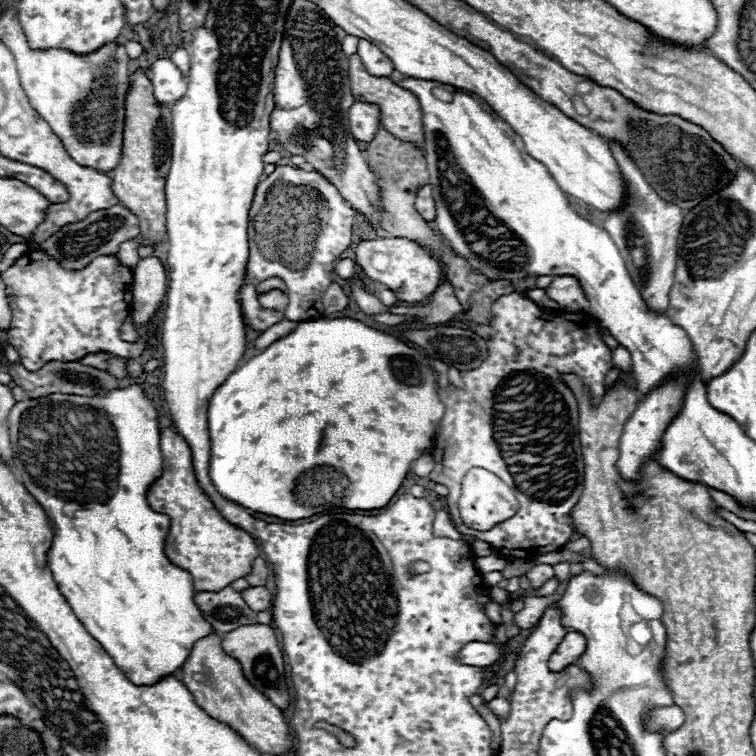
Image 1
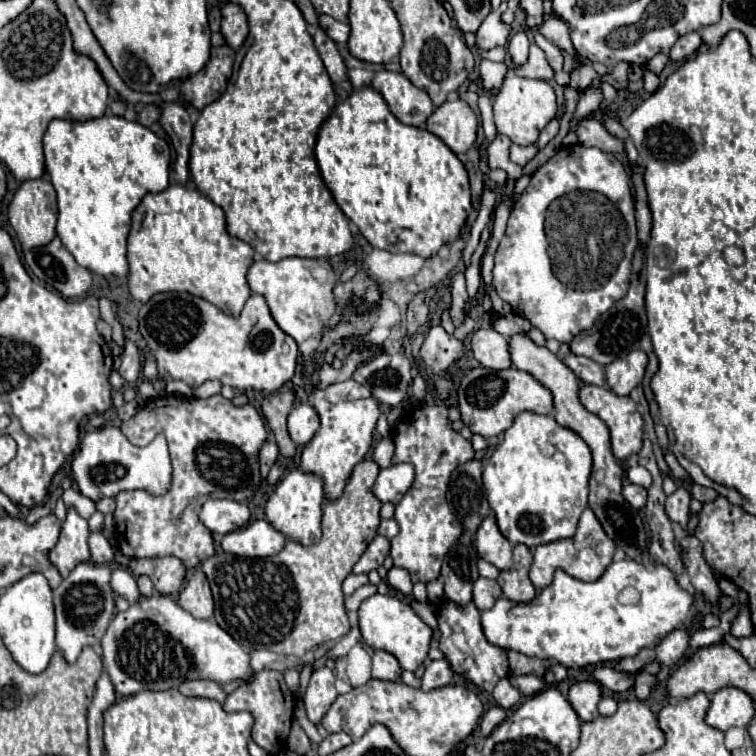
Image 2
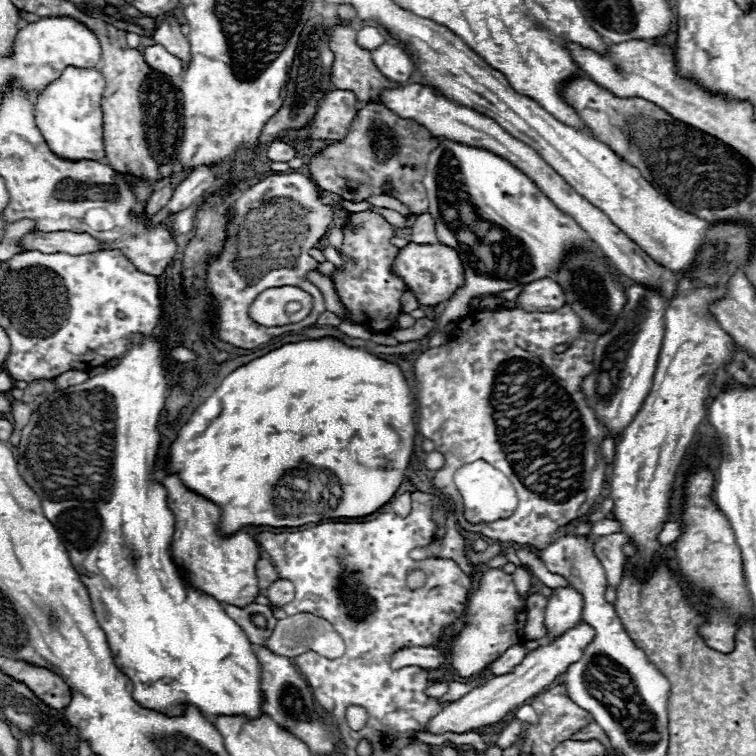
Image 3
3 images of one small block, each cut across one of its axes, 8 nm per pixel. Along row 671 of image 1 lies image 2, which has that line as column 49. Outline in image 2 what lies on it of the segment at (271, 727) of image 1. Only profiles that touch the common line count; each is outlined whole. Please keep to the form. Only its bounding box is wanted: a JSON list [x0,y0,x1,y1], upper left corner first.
[8,176,58,250]

